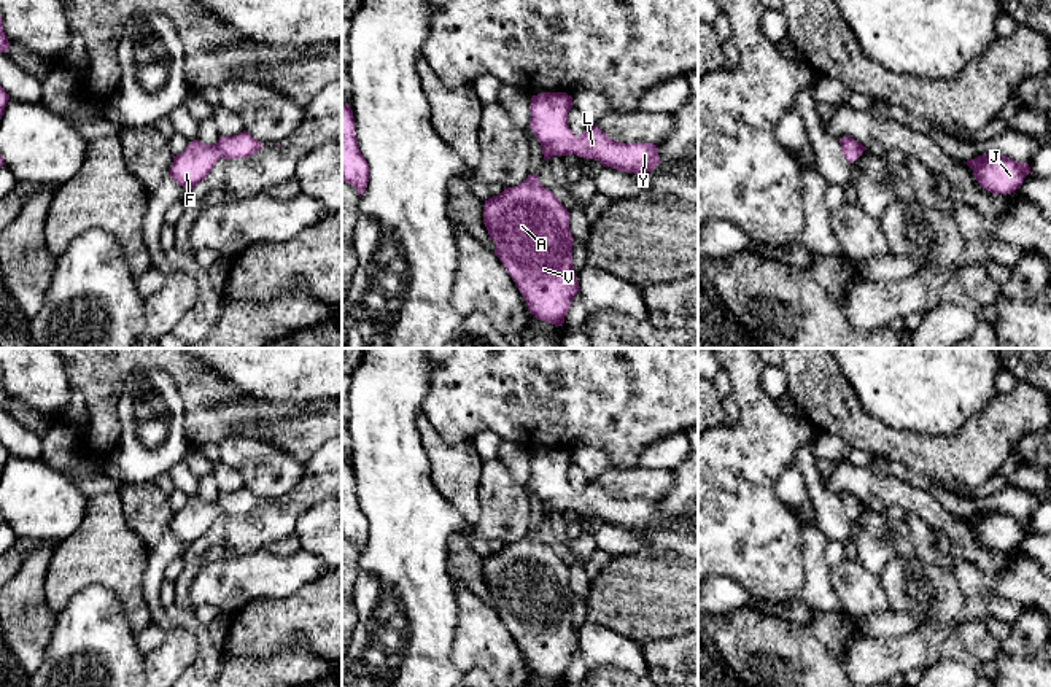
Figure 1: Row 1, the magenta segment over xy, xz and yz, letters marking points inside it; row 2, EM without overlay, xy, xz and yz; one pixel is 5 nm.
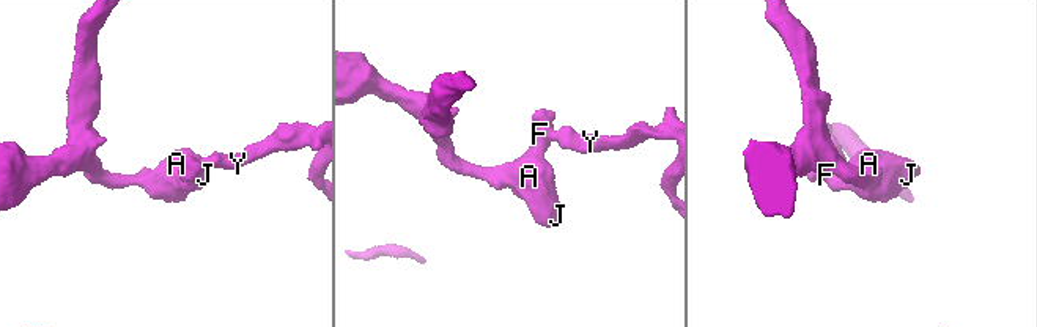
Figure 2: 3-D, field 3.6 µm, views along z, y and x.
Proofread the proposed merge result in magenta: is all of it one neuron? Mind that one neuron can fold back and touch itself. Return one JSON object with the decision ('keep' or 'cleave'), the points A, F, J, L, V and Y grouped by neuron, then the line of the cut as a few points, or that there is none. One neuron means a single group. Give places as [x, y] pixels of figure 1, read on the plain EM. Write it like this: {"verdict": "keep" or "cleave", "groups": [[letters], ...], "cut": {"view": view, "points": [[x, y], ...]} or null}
{"verdict": "keep", "groups": [["A", "F", "J", "L", "V", "Y"]], "cut": null}

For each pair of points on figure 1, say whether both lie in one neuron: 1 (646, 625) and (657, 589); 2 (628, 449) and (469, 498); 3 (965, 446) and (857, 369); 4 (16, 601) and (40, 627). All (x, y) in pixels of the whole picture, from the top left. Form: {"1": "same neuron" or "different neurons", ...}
{"1": "same neuron", "2": "different neurons", "3": "different neurons", "4": "same neuron"}

